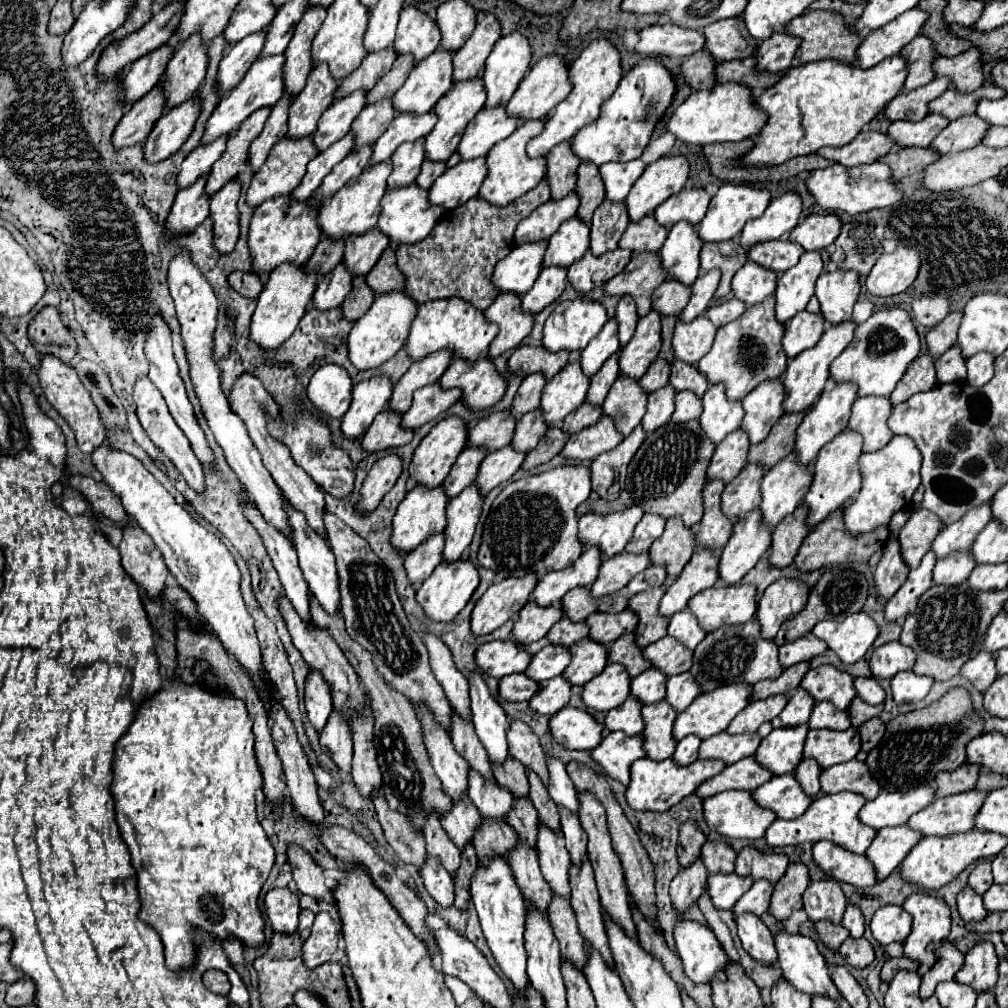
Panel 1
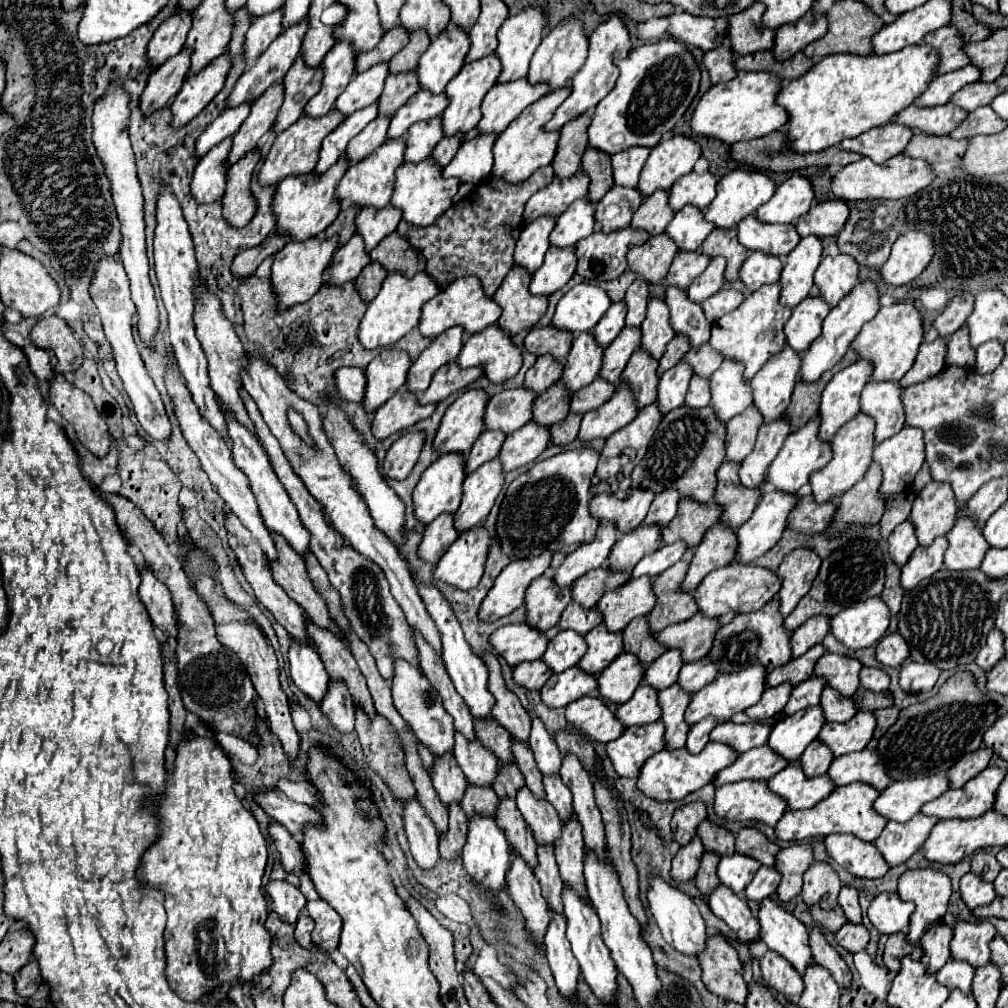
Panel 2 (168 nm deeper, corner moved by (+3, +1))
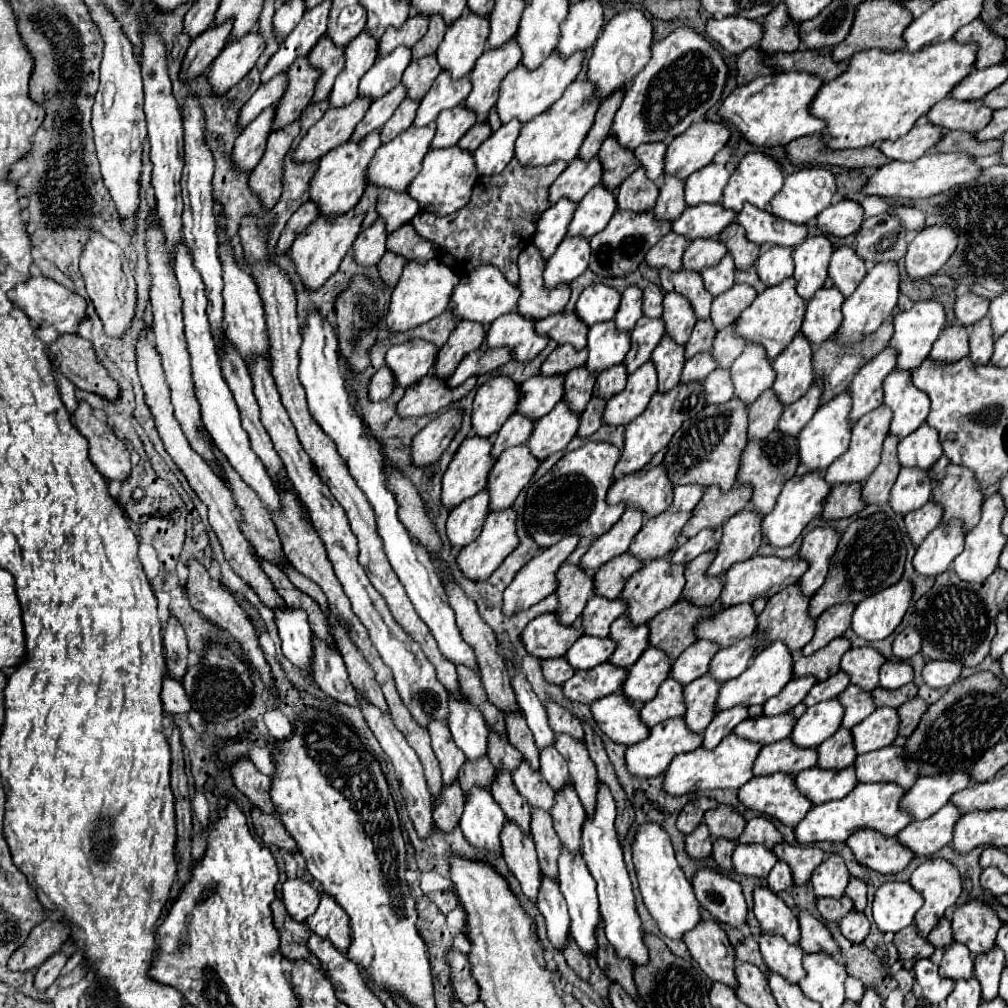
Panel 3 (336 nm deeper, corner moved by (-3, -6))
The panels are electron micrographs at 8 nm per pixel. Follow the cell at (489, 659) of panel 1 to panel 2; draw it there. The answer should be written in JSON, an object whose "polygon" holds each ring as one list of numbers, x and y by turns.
{"polygon":[[529,622,507,624,493,632,491,646,499,656,503,656,511,666,527,660,539,660,547,650,549,638,533,628]]}

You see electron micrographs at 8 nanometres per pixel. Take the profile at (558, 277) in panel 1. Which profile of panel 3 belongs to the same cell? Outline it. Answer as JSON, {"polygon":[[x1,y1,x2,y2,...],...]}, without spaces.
{"polygon":[[565,237,557,247,555,255,547,261,543,279,547,289,555,289,557,285,569,285,575,281,589,265,591,247,585,239]]}

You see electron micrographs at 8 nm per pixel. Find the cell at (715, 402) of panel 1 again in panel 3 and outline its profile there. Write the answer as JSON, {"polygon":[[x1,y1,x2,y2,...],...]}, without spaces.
{"polygon":[[745,347,745,351,731,365,731,381,735,387,735,399,751,405,765,389,771,387,775,371,767,359,763,359,763,347]]}

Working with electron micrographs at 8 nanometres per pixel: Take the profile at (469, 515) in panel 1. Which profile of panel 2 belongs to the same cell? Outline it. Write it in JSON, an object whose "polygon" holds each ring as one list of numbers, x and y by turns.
{"polygon":[[493,458,481,464,473,474,467,476,463,484,463,500,459,510,455,512,457,530,469,530,483,522,489,510,495,504,501,488,505,484,505,472,501,468,501,460]]}

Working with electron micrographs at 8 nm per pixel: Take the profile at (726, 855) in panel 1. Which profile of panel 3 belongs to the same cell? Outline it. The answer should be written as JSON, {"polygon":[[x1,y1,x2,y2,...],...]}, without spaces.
{"polygon":[[719,805,717,809,707,811,705,823,713,839,725,837,725,839,737,841,745,829,745,819,739,813,735,813,731,807,725,807,725,805]]}

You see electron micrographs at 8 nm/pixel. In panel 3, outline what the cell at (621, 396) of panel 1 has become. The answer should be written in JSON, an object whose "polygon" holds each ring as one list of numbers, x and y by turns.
{"polygon":[[663,337,659,341,659,345,655,347,655,351,651,353,651,363,655,365,655,369,659,373,657,391,659,393,671,391,679,383,679,375,685,365,683,345,677,345,669,337]]}

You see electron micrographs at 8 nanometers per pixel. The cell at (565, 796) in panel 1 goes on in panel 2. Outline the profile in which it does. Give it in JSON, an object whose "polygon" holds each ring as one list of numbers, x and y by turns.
{"polygon":[[539,716,531,718,531,734,529,746,535,754,535,762,543,774,557,774,561,766,561,752,553,740,553,736,545,730]]}

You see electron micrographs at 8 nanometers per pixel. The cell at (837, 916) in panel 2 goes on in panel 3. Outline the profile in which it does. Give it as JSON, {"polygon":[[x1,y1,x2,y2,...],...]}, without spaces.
{"polygon":[[843,895,841,899,819,899,817,909,819,909,819,913,825,921,835,921,837,923,853,909,853,903,851,903,851,899,847,899]]}

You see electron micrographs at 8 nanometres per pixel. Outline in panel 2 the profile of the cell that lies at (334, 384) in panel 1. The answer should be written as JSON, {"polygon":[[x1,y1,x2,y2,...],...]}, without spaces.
{"polygon":[[339,368,335,374,341,396,349,402,361,402,365,396,365,370,363,368]]}

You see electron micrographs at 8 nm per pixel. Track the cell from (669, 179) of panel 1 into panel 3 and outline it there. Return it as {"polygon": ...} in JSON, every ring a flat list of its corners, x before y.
{"polygon":[[701,121,675,137,665,151,663,175,687,179,691,173,709,165,713,155,727,143,729,129,723,123]]}

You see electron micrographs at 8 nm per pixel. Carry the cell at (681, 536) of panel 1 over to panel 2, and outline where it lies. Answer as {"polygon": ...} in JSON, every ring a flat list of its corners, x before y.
{"polygon":[[687,496,679,500,677,516,663,526,663,544,673,544,677,540,685,540,689,548,697,546,703,534,721,518,721,506,717,502,697,504,697,500,689,500]]}

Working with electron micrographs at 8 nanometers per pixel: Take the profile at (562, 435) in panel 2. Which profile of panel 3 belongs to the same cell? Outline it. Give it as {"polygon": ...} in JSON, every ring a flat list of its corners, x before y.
{"polygon":[[591,399,587,409,581,413,579,417,579,429,577,429,577,437,581,439,587,439,589,435,593,435,599,427,601,427,601,413,603,413,603,407,605,407,605,401,601,399]]}

